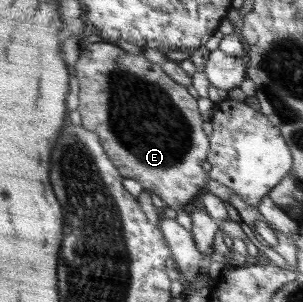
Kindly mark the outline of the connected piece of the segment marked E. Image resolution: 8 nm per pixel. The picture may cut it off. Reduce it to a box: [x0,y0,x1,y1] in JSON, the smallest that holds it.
[76,42,209,208]

